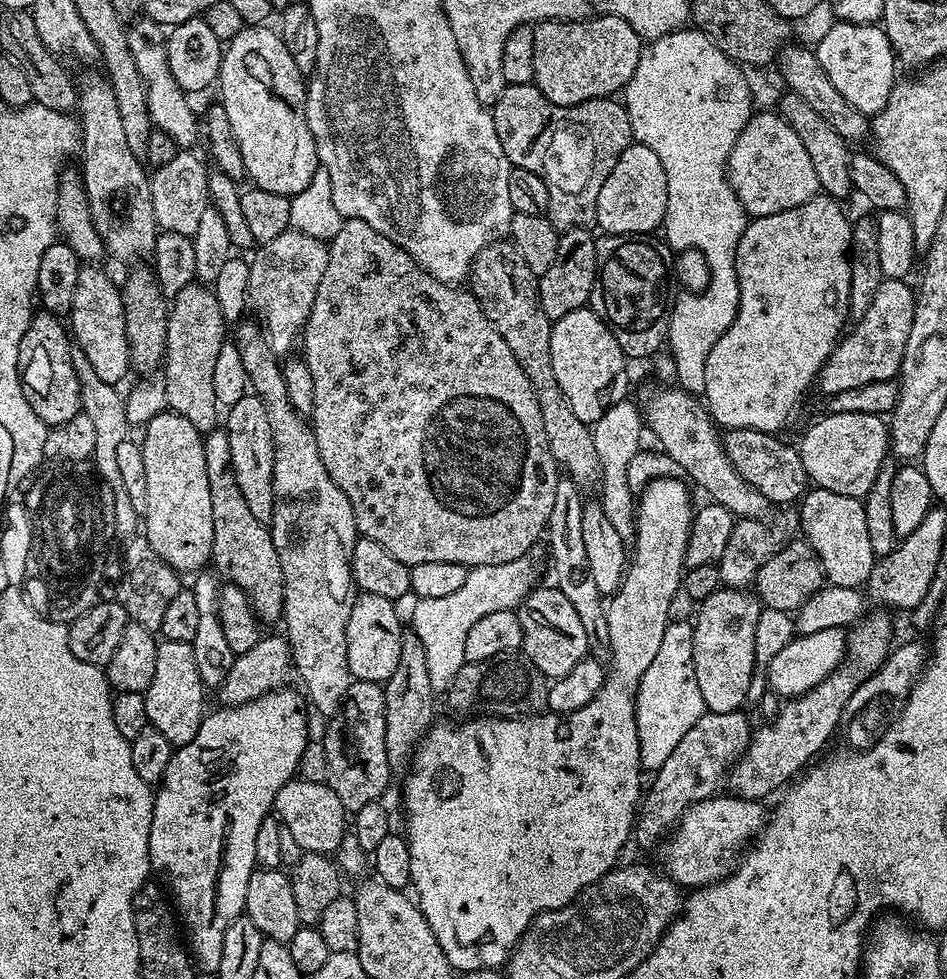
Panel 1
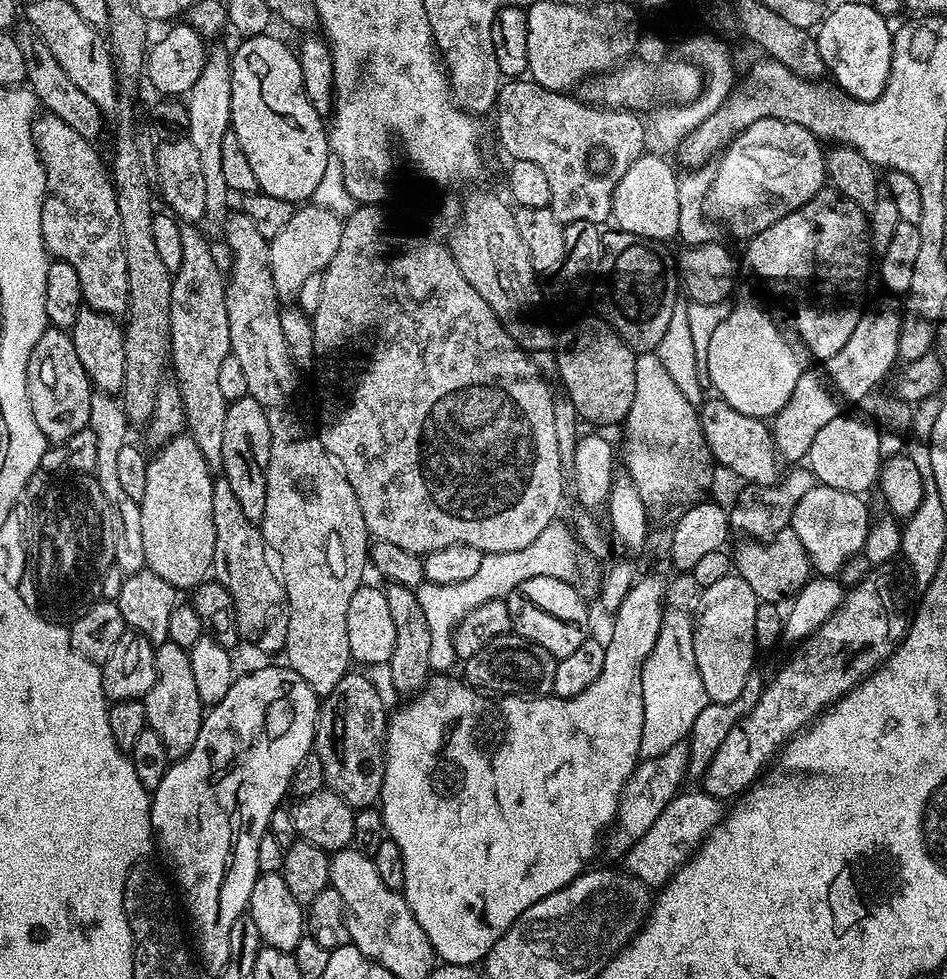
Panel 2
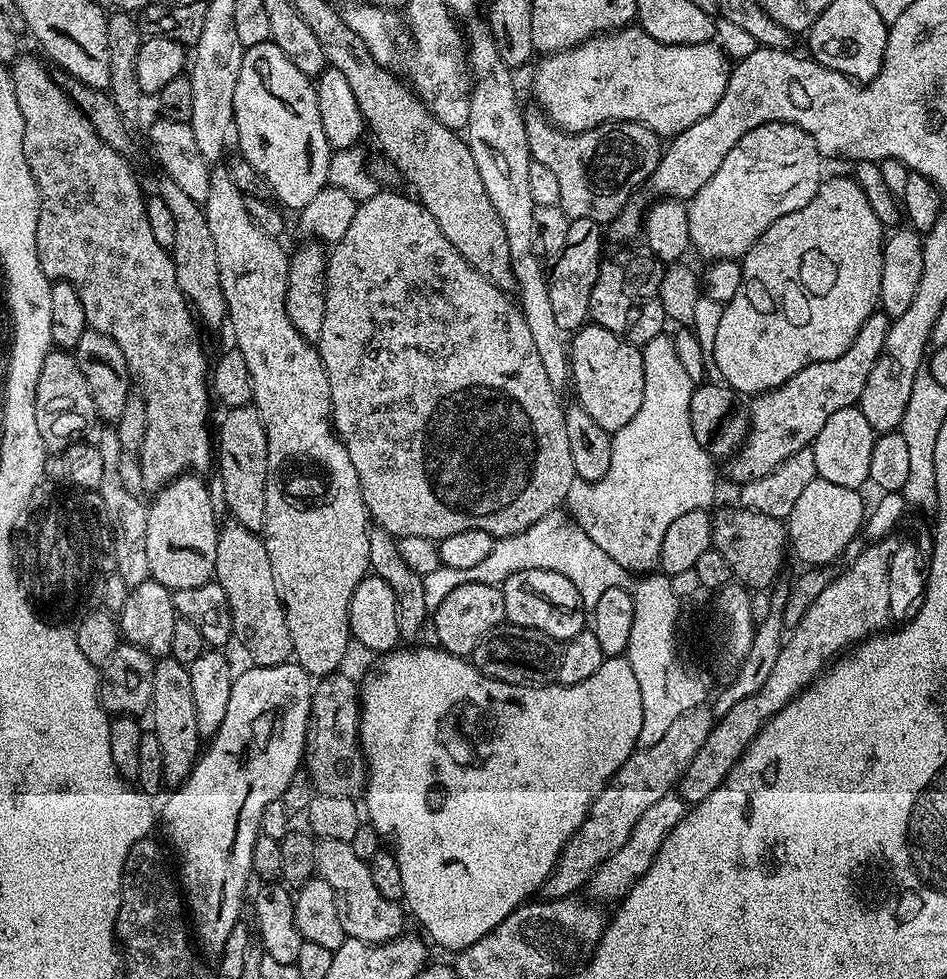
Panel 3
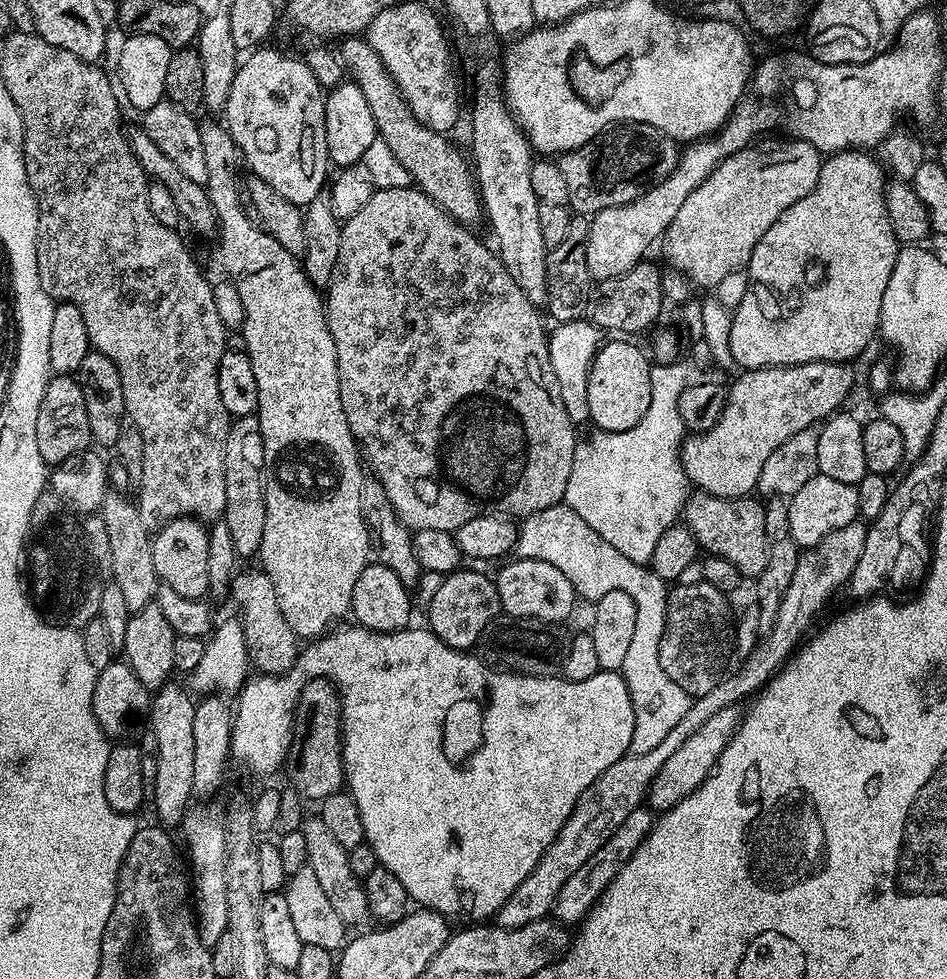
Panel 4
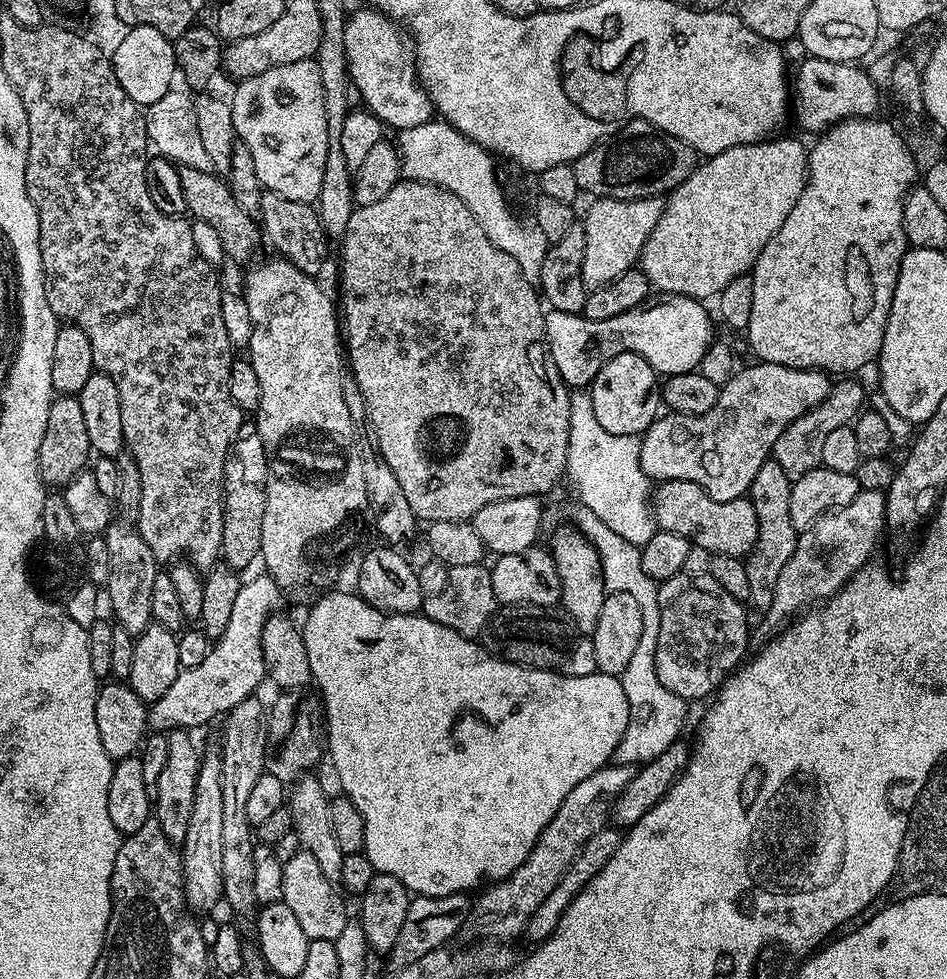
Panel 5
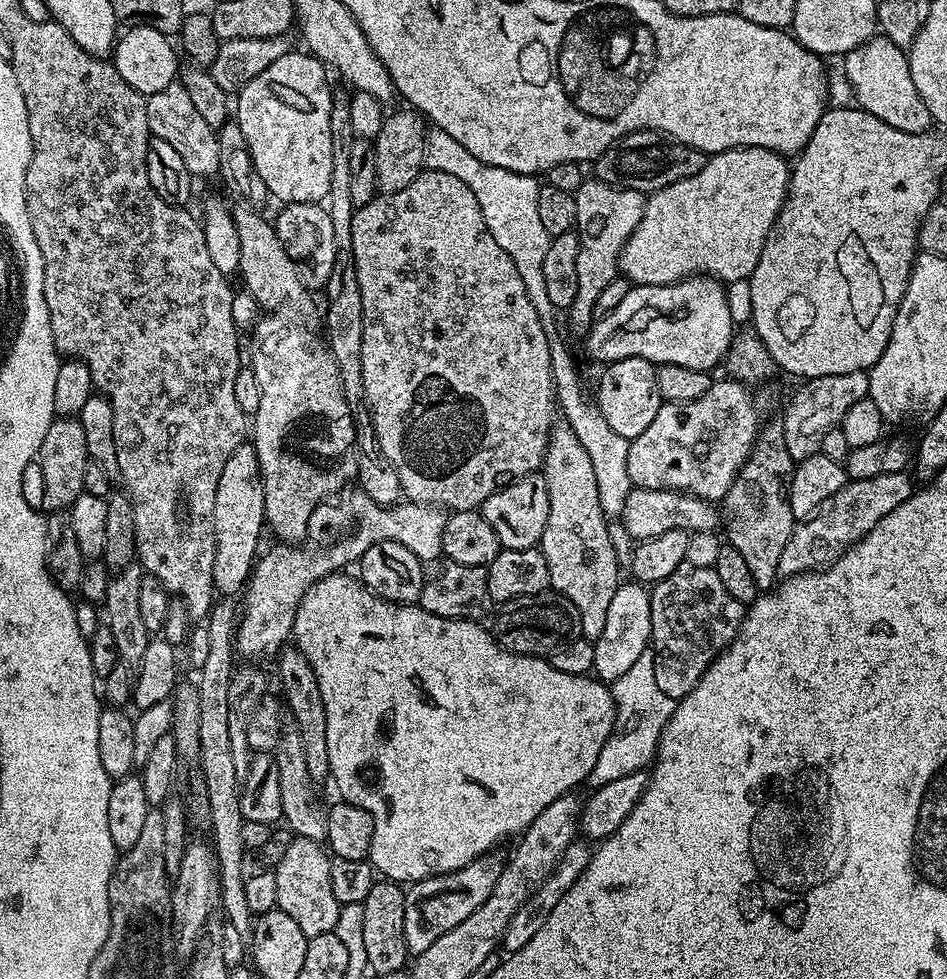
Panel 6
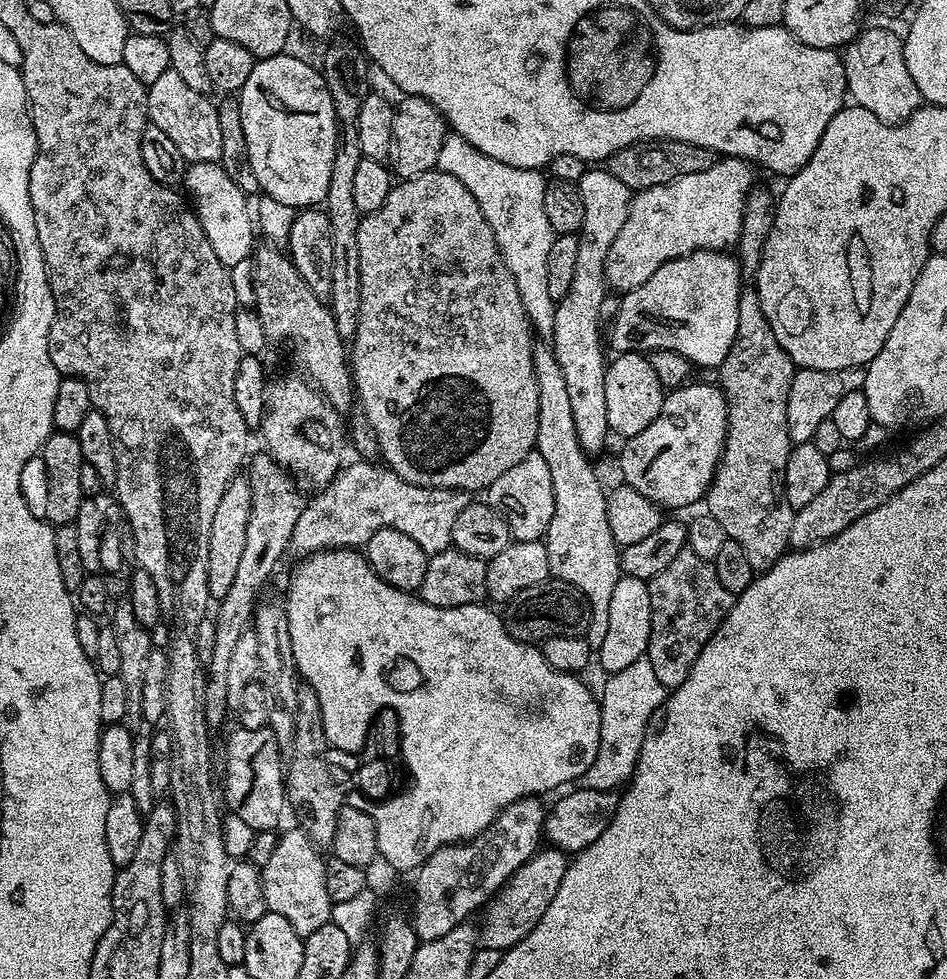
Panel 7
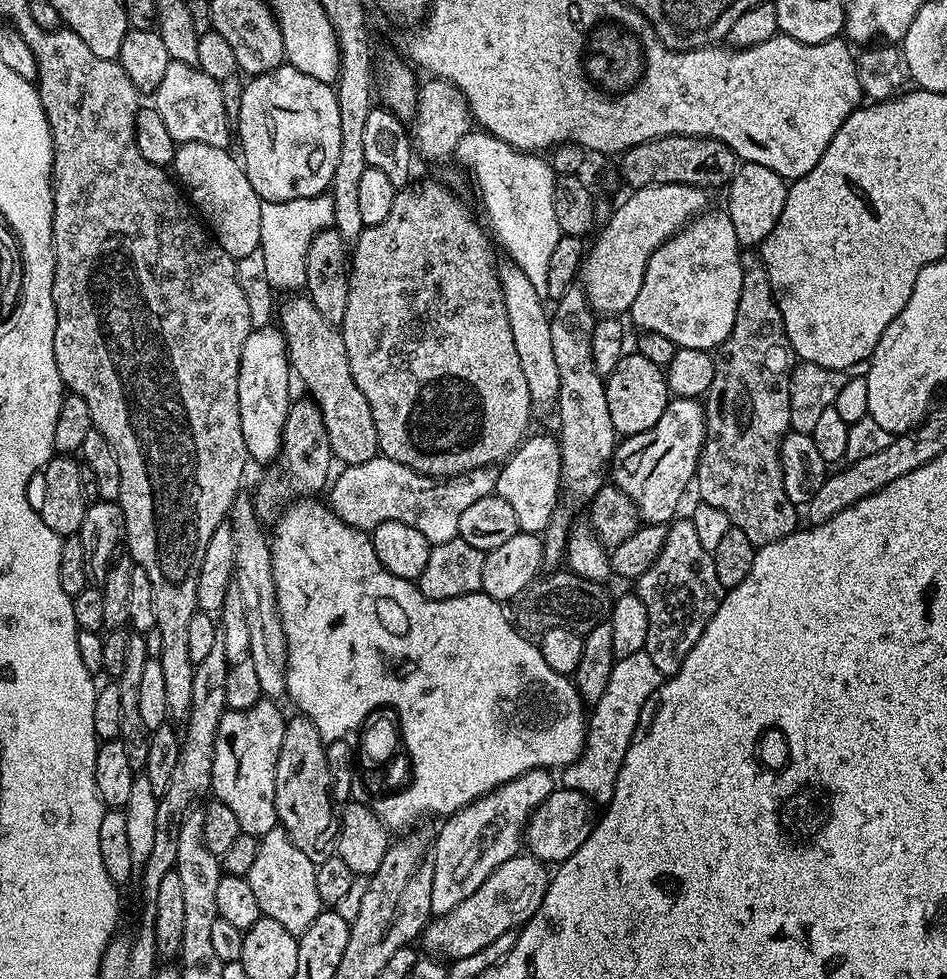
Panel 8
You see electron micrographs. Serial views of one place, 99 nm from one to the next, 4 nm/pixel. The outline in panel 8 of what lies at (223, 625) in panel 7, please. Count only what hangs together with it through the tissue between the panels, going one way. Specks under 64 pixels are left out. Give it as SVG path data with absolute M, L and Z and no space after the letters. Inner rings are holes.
M293 399L288 405L288 417L284 423L284 443L274 464L277 473L272 472L269 476L262 477L256 492L251 493L252 504L256 508L260 523L265 526L275 525L280 513L289 504L301 498L311 497L313 494L320 494L316 492L323 493L333 475L334 457L326 434L322 410L315 400L303 399Z

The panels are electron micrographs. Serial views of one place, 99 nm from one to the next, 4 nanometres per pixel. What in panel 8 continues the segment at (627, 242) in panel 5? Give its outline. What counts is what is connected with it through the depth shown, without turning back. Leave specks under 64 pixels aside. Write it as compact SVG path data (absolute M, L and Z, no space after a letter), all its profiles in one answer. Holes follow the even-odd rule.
M580 286L566 290L566 294L562 294L562 298L555 301L550 312L550 342L554 345L554 359L560 379L555 415L560 416L558 439L562 462L562 495L546 530L542 533L544 563L548 566L559 565L556 563L565 559L568 533L574 527L572 515L575 514L580 500L592 501L599 488L605 485L618 443L618 434L614 430L613 420L610 419L610 405L606 403L606 380L595 369L594 358L591 357L591 332L596 322L597 317L588 304L588 296Z

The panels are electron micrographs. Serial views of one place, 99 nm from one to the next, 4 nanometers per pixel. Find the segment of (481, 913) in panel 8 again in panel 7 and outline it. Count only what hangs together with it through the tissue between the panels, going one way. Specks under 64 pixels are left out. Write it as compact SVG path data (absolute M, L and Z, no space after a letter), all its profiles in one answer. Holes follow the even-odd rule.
M541 847L524 865L517 870L508 883L488 901L483 909L484 921L478 924L478 940L485 948L507 950L512 948L546 914L546 906L554 902L554 894L558 894L558 886L562 886L562 874L566 874L569 857L558 848Z

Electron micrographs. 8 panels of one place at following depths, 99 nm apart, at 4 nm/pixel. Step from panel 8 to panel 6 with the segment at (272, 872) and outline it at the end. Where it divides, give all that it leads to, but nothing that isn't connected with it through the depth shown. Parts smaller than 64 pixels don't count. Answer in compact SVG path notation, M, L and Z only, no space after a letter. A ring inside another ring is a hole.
M296 836L286 854L282 854L282 862L274 867L278 878L278 902L281 908L300 929L302 934L314 937L318 934L335 932L338 914L342 905L334 898L334 889L330 887L330 866L332 861L325 845L318 840Z

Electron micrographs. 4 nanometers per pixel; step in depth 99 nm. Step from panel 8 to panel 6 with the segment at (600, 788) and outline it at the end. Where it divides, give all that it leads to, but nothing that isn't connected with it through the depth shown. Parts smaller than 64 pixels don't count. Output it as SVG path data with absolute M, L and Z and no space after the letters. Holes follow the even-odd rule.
M647 650L631 664L626 674L610 684L616 717L610 738L606 746L602 746L602 754L598 754L598 762L594 762L594 770L587 778L587 783L592 784L593 789L606 786L606 782L626 778L626 774L643 772L655 761L662 730L666 722L670 722L677 701L662 693L661 687L657 685L654 664L655 653Z

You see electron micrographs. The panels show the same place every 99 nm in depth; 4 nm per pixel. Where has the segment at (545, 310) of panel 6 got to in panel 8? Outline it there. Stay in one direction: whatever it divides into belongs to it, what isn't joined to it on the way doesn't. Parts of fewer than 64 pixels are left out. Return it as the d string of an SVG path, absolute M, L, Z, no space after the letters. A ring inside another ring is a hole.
M483 130L466 133L462 142L458 142L454 160L472 175L480 191L480 204L488 215L487 227L496 231L494 240L504 247L503 255L526 274L540 297L547 297L546 274L550 270L550 257L562 235L554 214L554 186L558 177L551 163L535 152L519 152Z

